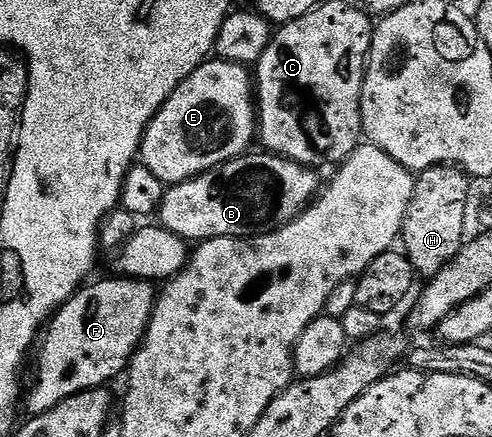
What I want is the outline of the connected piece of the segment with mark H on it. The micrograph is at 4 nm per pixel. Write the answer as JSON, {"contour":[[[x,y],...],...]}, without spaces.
{"contour":[[[444,165],[418,172],[413,185],[413,201],[409,201],[401,232],[402,250],[413,265],[416,276],[436,275],[463,248],[463,230],[467,227],[467,198],[471,195],[471,186],[472,180],[460,167]]]}

